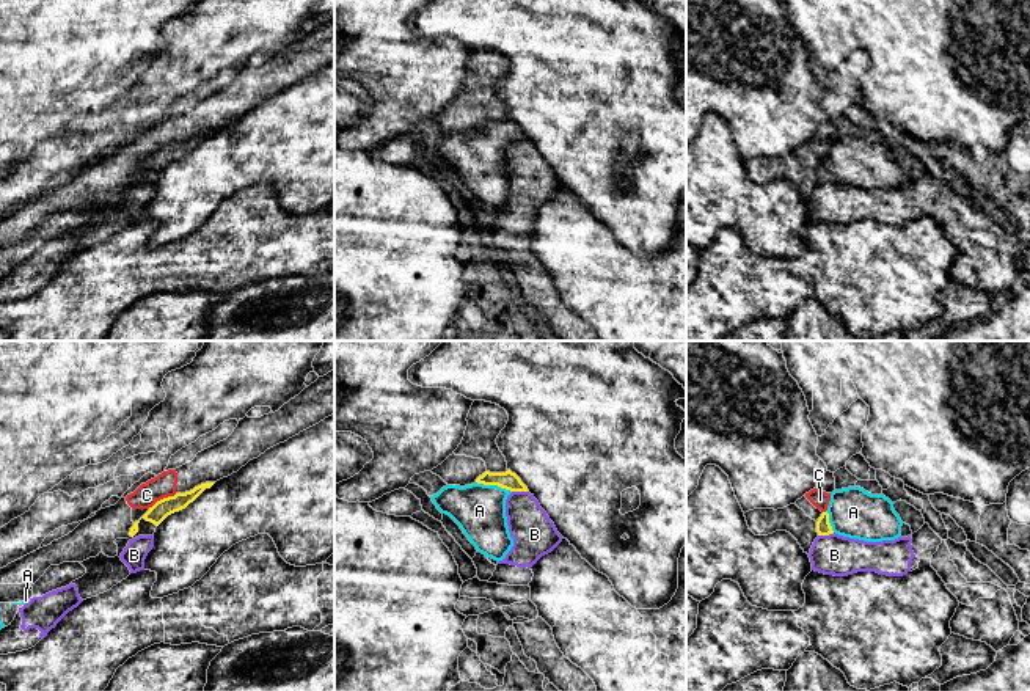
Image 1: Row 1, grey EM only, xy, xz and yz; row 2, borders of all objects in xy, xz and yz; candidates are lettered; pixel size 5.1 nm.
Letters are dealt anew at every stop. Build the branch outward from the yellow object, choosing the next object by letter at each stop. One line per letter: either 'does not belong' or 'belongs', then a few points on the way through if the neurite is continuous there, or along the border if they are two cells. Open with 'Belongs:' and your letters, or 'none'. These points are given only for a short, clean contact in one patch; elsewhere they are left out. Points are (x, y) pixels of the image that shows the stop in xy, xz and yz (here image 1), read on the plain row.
Belongs: A
A: belongs
B: does not belong
C: does not belong; border along xy (176, 142), (160, 146), (148, 156)

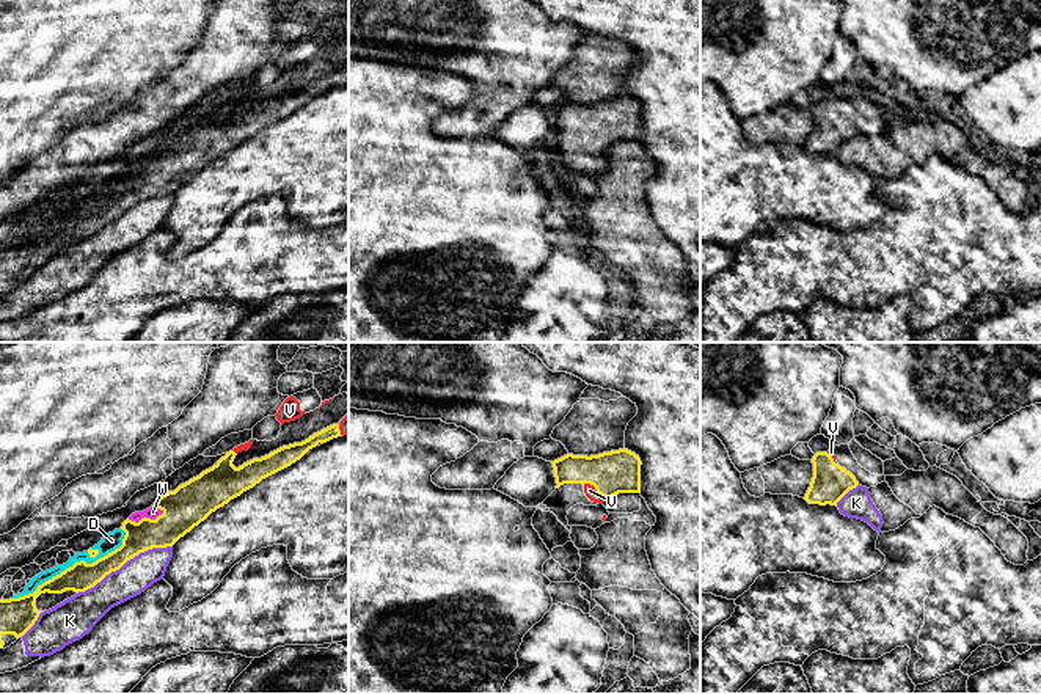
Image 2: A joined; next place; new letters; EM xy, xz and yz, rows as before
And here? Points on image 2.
Belongs: V
D: does not belong
K: does not belong
V: belongs
W: does not belong; border along xy (164, 159), (154, 167), (142, 165), (137, 170), (127, 167)

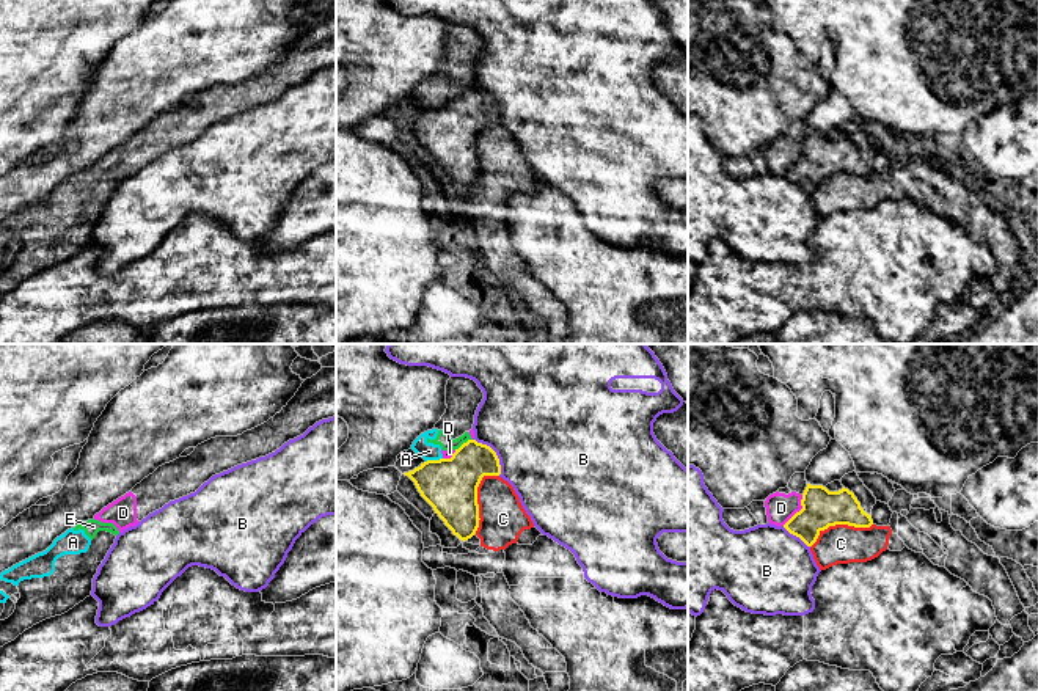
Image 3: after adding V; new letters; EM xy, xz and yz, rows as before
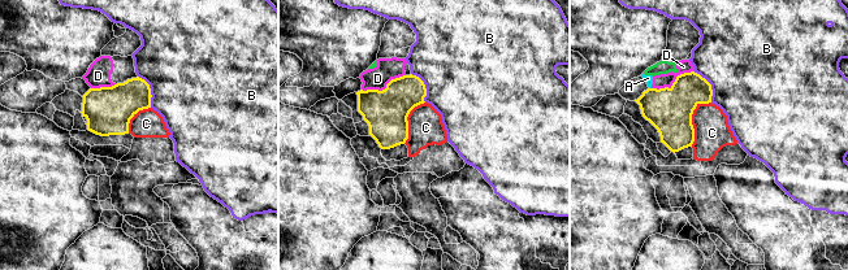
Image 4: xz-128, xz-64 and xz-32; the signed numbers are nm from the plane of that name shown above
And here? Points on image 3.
Belongs: none
A: does not belong
B: does not belong
C: does not belong
D: does not belong; border along yz (803, 143), (801, 156), (782, 173)
E: does not belong; border along xz (471, 87), (456, 98)

